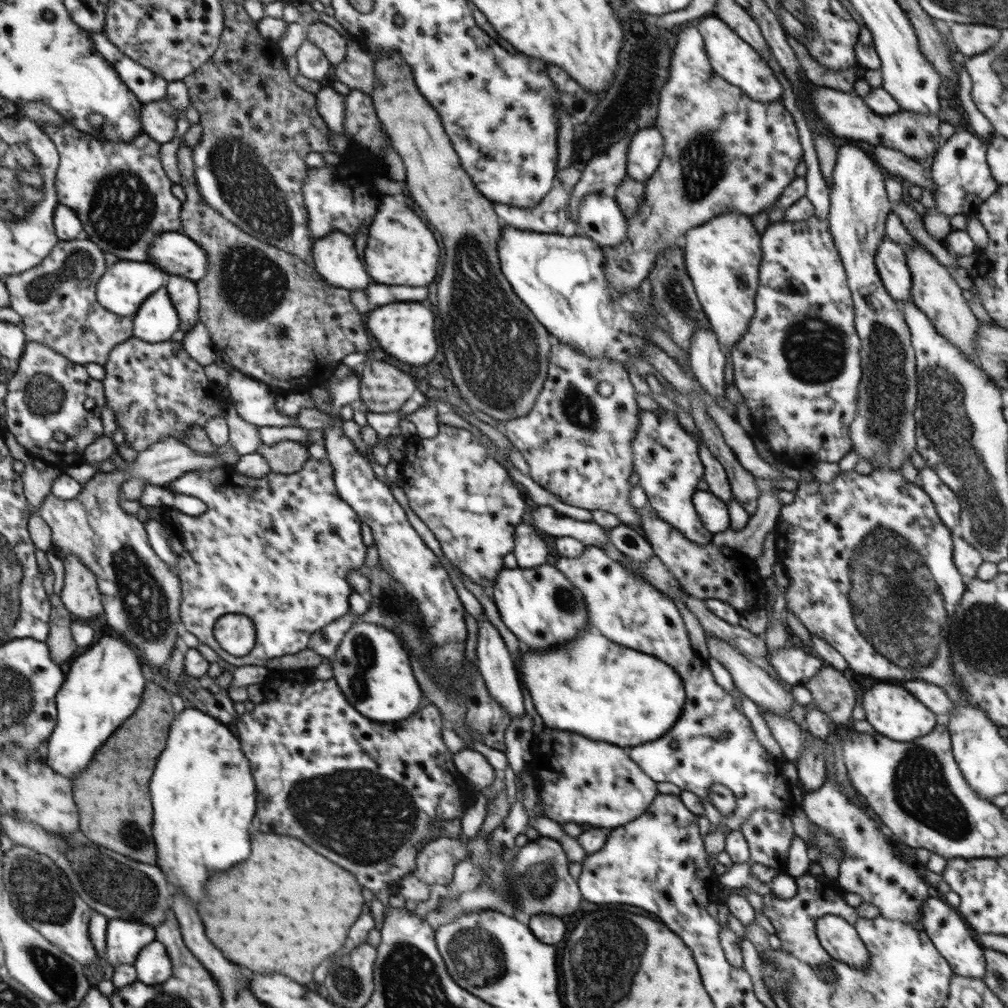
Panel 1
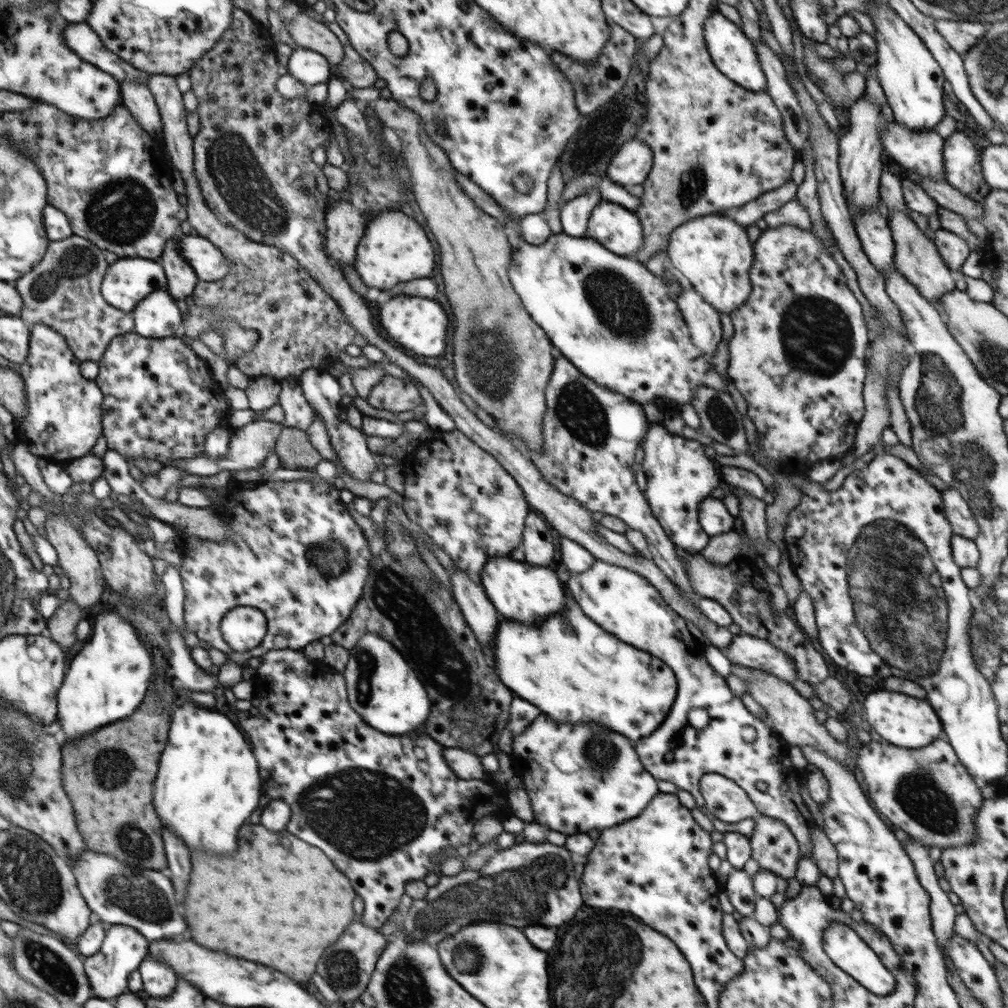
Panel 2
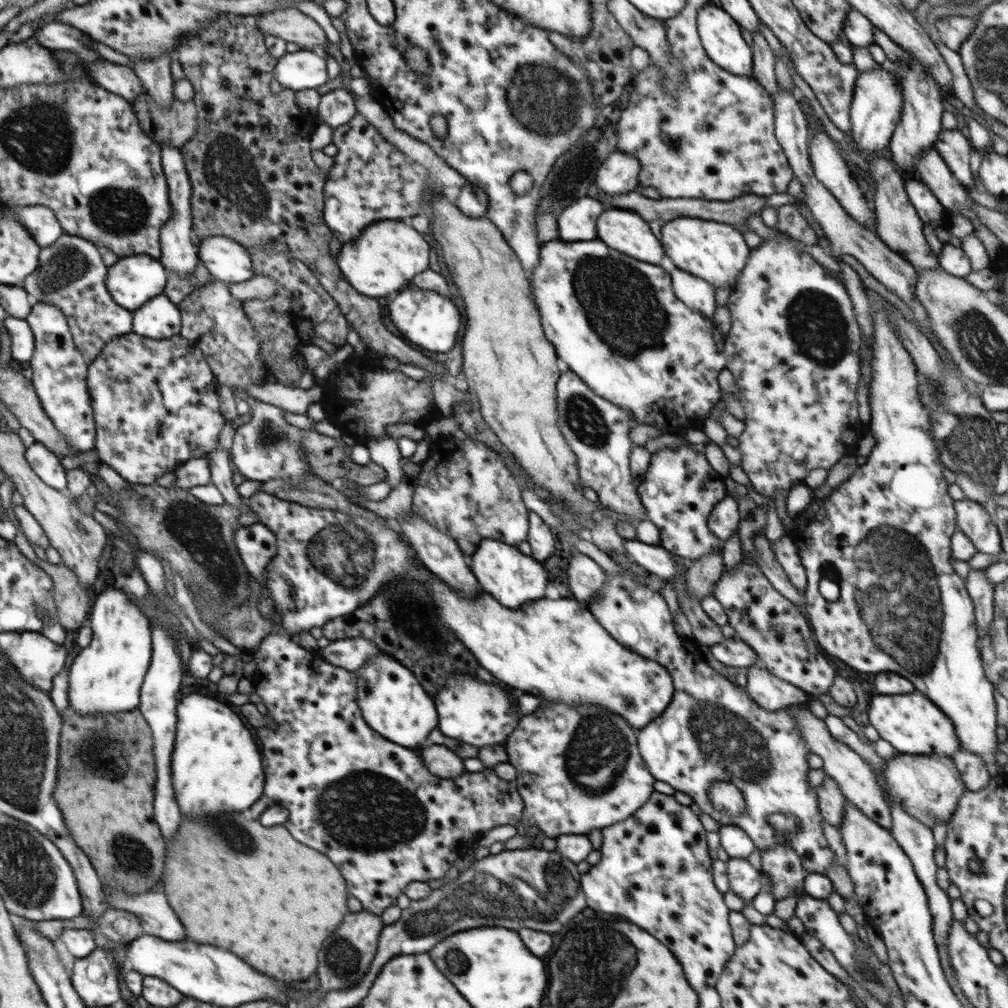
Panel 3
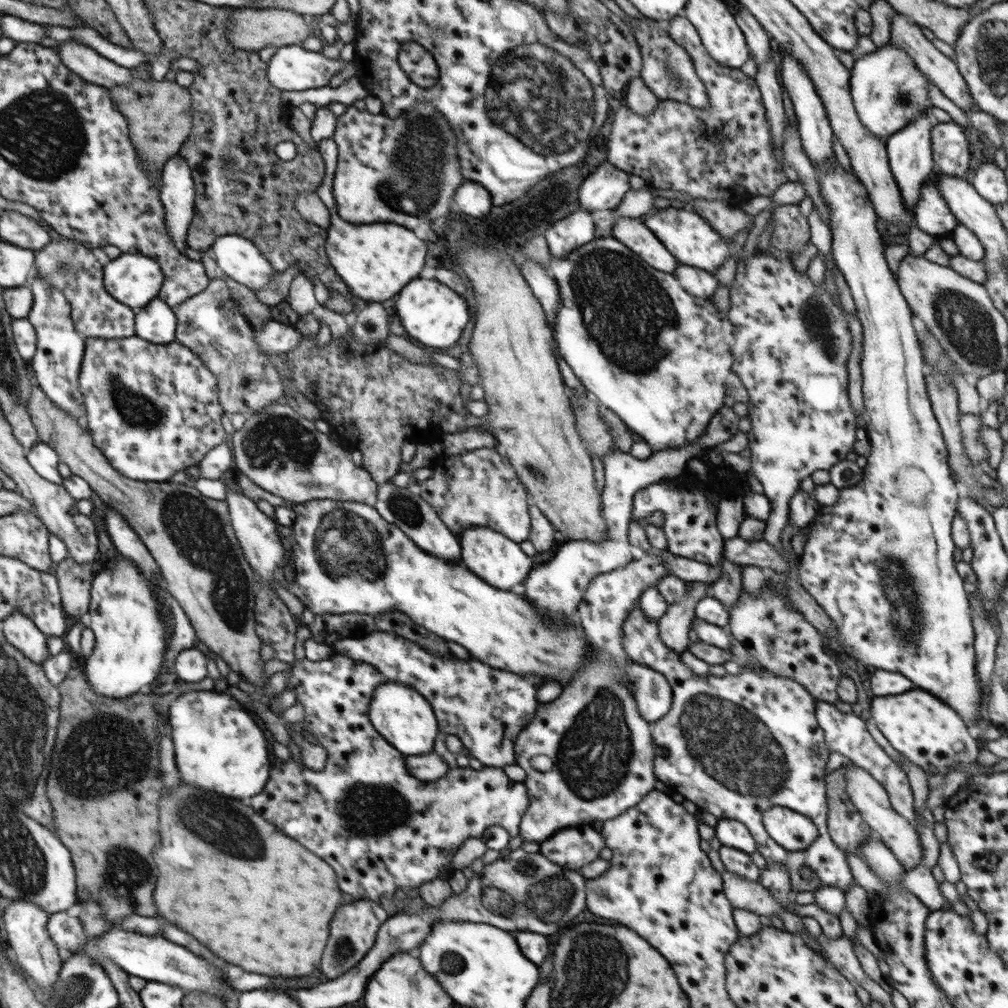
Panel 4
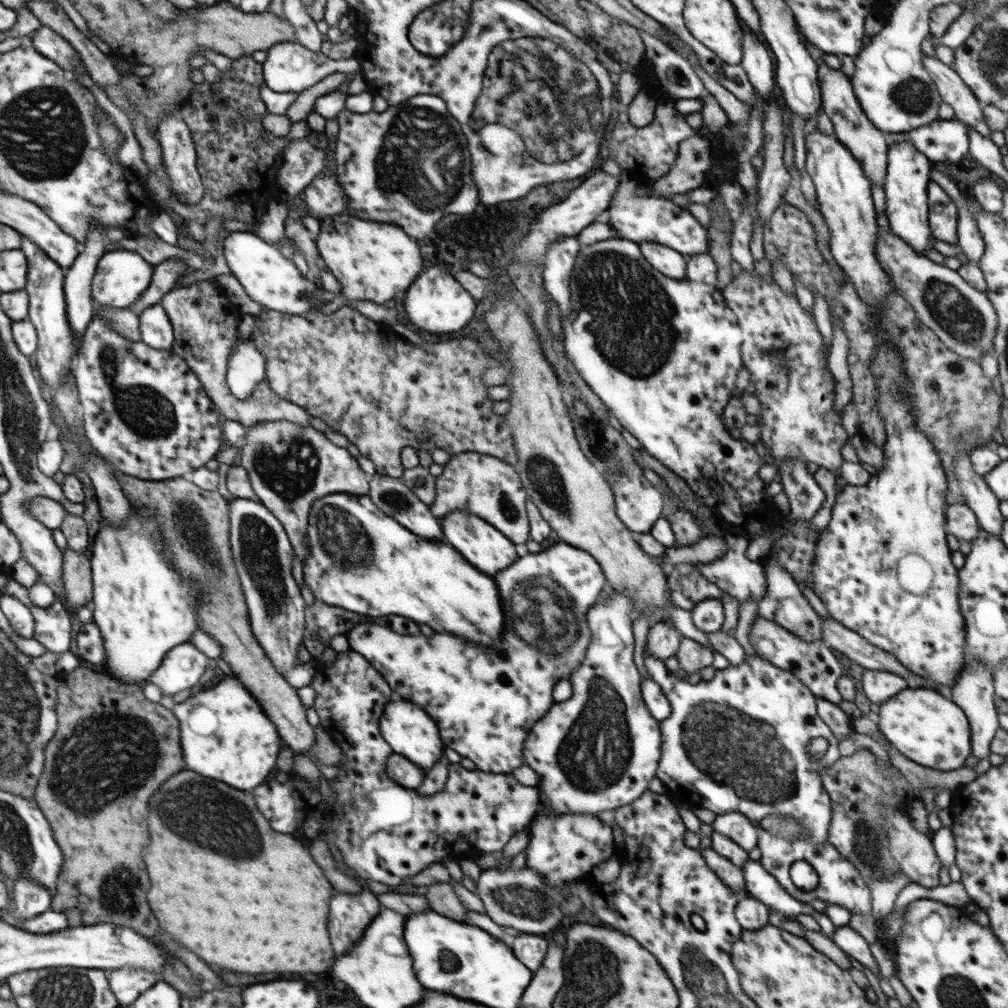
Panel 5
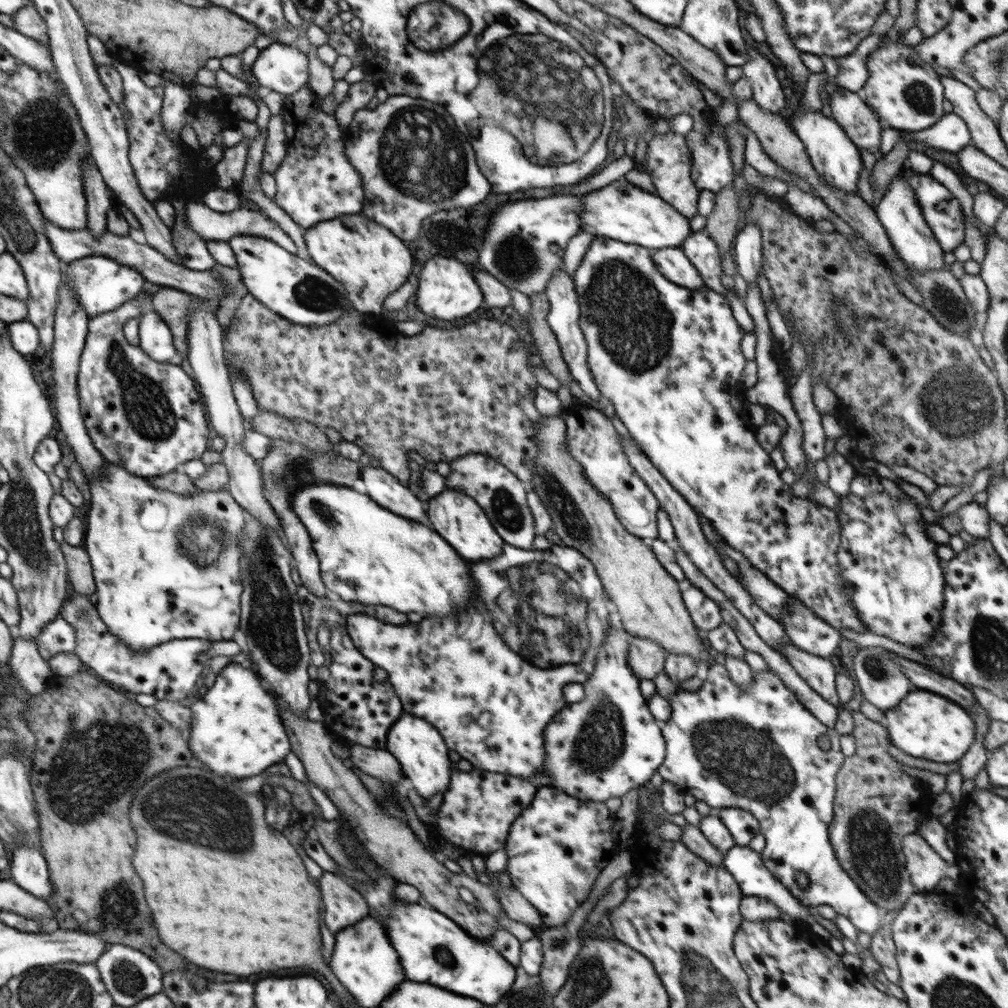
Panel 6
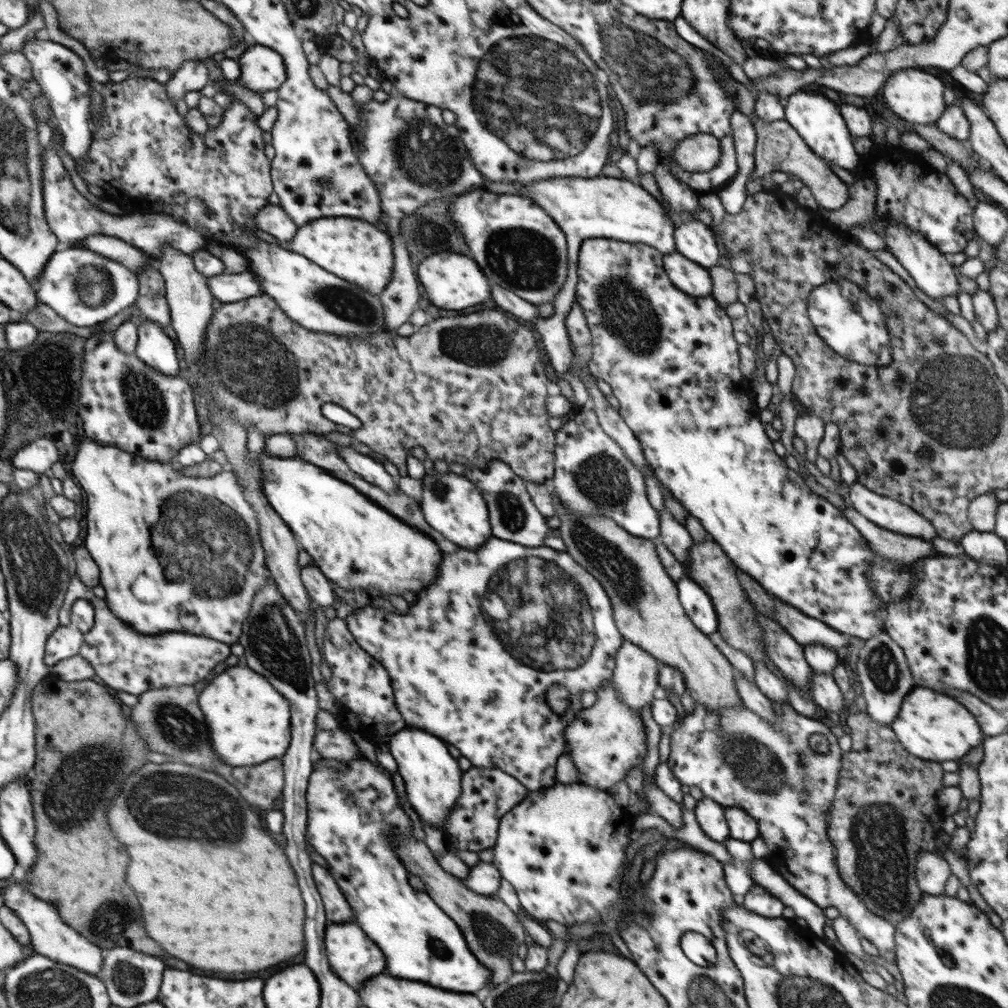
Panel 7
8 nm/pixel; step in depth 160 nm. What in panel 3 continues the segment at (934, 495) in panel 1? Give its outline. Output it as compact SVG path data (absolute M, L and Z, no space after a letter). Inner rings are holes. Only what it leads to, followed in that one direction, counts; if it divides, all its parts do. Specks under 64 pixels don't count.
M958 500L953 505L957 528L972 541L977 552L998 554L1002 551L1001 536L994 516L972 500Z

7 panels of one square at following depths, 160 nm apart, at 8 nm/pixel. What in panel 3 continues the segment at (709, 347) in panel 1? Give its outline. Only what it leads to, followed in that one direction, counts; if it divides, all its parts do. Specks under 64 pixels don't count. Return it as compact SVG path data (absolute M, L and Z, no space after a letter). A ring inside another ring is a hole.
M676 267L669 274L674 295L678 300L696 312L700 312L702 316L714 319L715 308L718 305L715 301L716 289L698 276Z

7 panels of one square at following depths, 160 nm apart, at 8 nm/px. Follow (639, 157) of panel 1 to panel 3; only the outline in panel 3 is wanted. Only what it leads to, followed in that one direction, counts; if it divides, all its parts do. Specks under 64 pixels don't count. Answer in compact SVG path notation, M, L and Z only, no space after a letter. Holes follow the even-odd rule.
M614 151L600 165L594 185L603 195L621 195L639 186L641 164L636 157L624 151Z

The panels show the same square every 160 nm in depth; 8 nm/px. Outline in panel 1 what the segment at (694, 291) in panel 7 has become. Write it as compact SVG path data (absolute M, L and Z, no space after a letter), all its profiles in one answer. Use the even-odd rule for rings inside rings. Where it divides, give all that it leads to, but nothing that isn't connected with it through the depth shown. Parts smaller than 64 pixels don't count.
M602 191L586 194L579 204L577 214L581 234L596 241L600 248L614 248L614 246L618 246L628 239L629 220L624 216L616 199L607 196Z

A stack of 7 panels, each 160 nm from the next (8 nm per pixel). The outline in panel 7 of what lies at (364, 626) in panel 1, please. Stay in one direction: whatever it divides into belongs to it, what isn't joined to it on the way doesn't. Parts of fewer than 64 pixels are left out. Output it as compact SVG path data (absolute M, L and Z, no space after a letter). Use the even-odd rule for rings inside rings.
M407 727L390 736L388 746L390 754L398 763L407 798L415 812L423 818L423 822L440 832L446 830L445 822L450 811L455 807L456 799L461 793L461 777L457 760L448 751L448 744L441 738L432 736L420 728Z

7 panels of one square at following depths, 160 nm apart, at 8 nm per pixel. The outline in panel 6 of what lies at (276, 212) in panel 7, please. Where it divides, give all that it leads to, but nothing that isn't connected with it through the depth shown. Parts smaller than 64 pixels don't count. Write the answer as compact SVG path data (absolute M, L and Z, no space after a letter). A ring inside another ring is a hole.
M188 202L185 209L186 212L184 216L186 216L186 221L184 221L184 224L186 224L200 240L204 240L204 242L208 242L208 240L230 241L234 236L239 235L260 236L266 240L272 240L275 244L278 244L278 246L290 252L292 255L297 255L298 253L294 240L292 240L286 232L283 232L277 223L270 220L262 210L254 211L244 207L237 208L235 211L222 213L210 209L203 202Z

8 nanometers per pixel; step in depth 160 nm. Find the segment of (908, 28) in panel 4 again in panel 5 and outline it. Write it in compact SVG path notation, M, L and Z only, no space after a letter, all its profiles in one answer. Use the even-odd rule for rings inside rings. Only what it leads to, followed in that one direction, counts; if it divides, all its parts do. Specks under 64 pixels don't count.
M922 53L922 64L926 72L932 77L936 83L938 92L940 93L942 102L949 104L955 112L955 119L962 121L966 126L971 126L971 129L976 130L983 137L989 137L991 131L983 117L981 103L974 96L972 89L958 76L958 73L949 65L942 63L938 57L928 56Z

